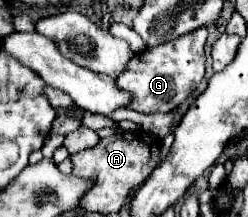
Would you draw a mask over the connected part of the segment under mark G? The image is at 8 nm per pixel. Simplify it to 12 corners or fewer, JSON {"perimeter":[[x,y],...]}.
{"perimeter":[[207,28],[135,54],[119,88],[169,112],[205,76]]}

